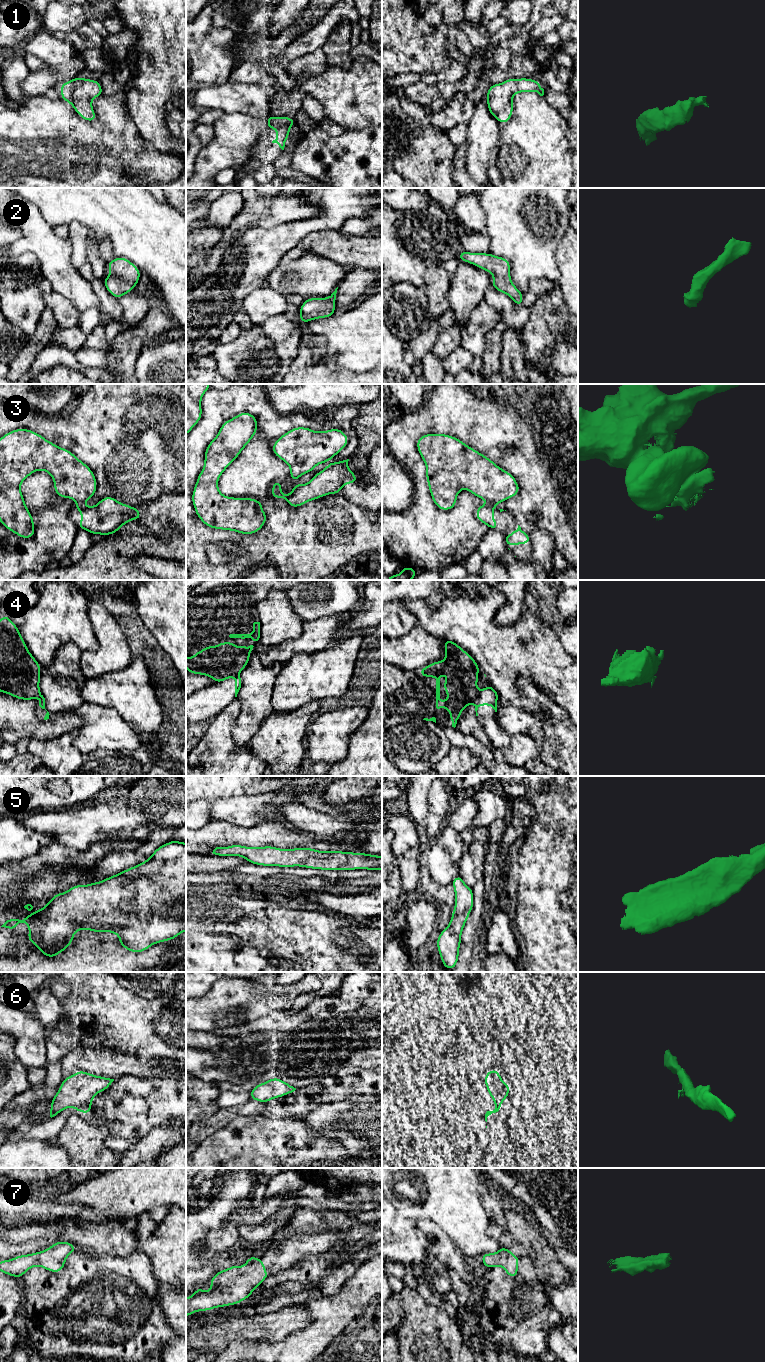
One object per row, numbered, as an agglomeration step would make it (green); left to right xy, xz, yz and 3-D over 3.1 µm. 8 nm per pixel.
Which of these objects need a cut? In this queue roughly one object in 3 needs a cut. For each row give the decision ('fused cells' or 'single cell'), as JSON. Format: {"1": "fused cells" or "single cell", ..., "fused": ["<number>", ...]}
{"1": "single cell", "2": "single cell", "3": "fused cells", "4": "fused cells", "5": "single cell", "6": "single cell", "7": "single cell", "fused": ["3", "4"]}

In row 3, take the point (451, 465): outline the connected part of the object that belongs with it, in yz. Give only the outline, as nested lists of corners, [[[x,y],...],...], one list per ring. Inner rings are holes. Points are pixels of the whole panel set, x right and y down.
[[[430,433],[422,435],[416,444],[426,465],[426,480],[431,498],[440,510],[453,509],[462,489],[495,506],[519,493],[520,487],[512,474],[456,437]]]

